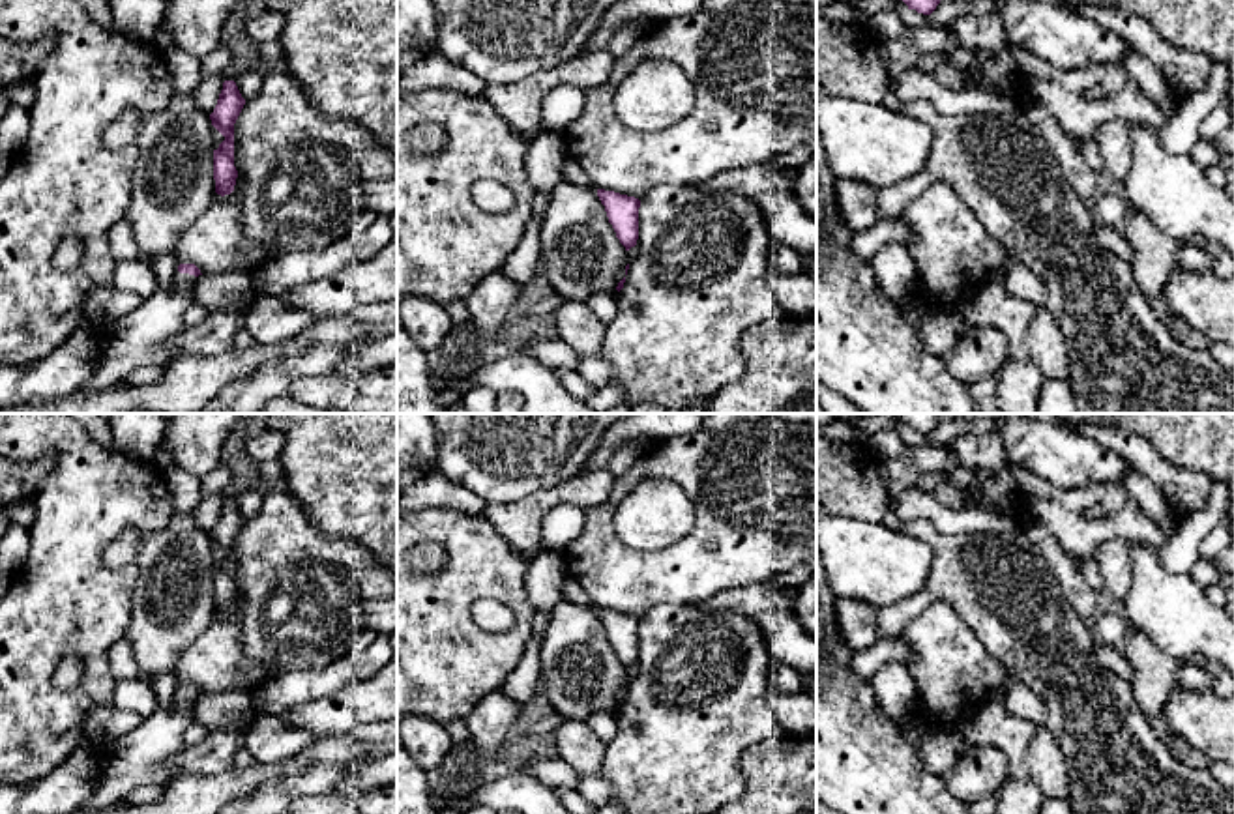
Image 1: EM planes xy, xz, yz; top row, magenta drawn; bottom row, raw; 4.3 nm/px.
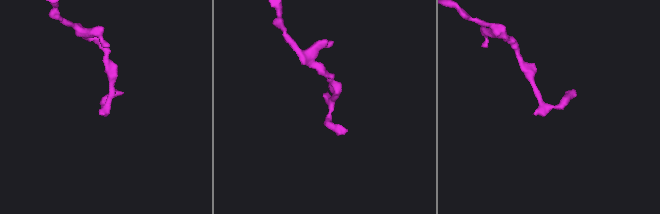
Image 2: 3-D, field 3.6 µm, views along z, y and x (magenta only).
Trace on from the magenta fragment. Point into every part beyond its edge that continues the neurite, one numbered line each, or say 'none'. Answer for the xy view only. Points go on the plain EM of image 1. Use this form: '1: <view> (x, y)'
1: xy (139, 758)

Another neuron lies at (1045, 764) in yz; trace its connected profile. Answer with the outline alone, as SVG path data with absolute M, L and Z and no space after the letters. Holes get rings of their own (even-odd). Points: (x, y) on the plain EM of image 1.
M1037 726L1030 739L1026 769L1028 780L1034 782L1045 797L1069 797L1071 782L1065 773L1065 758L1056 739L1043 726Z

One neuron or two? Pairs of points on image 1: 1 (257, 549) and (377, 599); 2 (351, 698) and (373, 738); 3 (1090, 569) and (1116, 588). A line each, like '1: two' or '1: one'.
1: one
2: two
3: two

